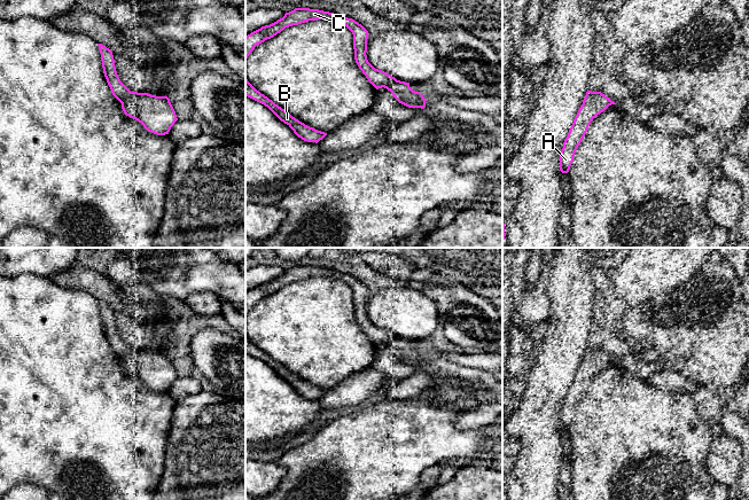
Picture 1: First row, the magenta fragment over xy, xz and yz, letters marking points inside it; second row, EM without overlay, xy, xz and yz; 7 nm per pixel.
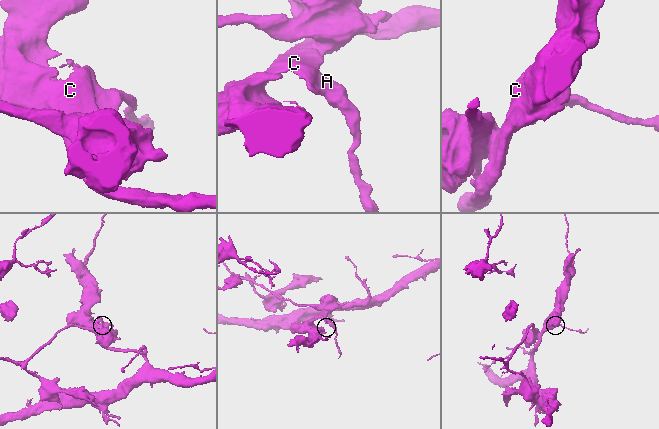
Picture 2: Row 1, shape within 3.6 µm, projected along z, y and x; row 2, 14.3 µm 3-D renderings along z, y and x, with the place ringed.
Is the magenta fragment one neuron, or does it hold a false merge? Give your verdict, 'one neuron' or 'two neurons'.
two neurons

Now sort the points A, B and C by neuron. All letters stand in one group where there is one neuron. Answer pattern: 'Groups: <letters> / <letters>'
Groups: A / B C

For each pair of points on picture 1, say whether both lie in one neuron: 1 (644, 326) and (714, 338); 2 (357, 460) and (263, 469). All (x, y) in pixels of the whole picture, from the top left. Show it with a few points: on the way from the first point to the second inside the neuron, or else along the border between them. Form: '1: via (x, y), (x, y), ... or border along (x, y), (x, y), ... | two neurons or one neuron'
1: via (661, 328), (696, 331) | one neuron
2: border along (277, 462), (286, 469), (286, 475), (275, 487) | two neurons

